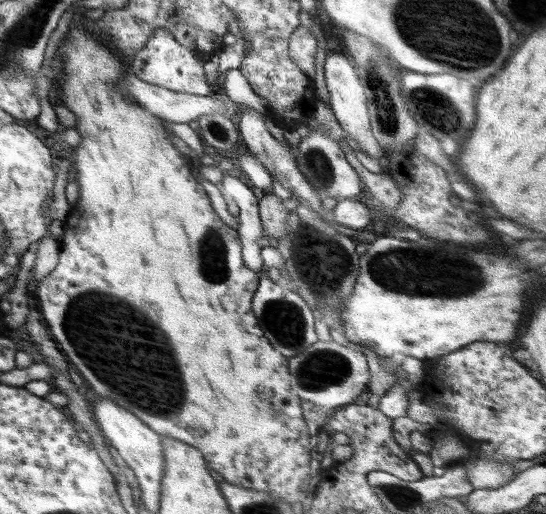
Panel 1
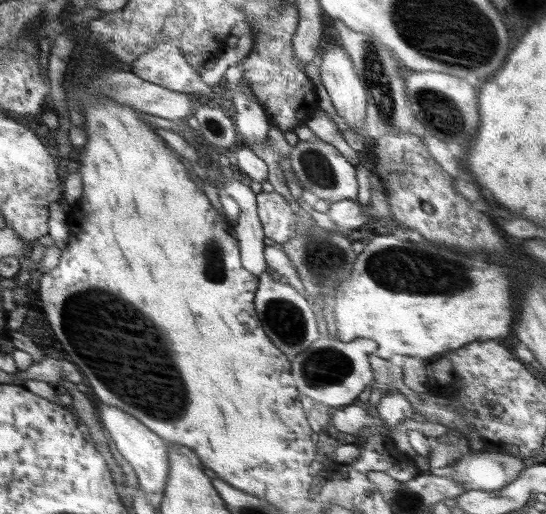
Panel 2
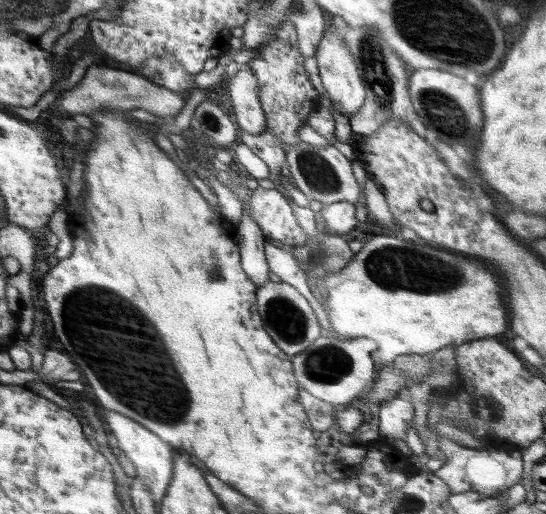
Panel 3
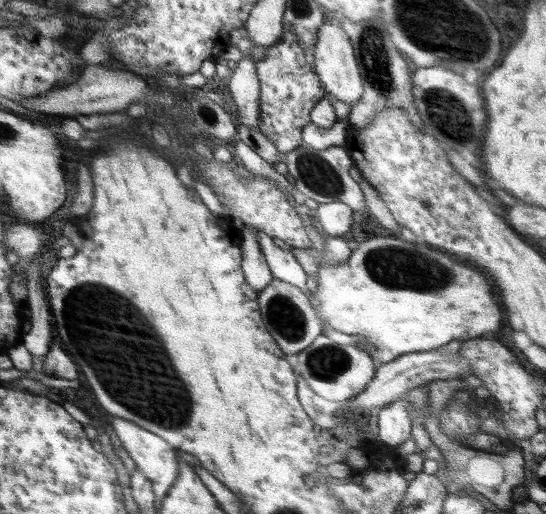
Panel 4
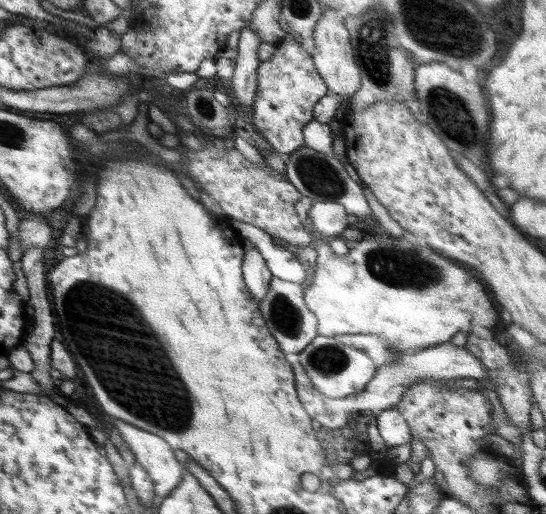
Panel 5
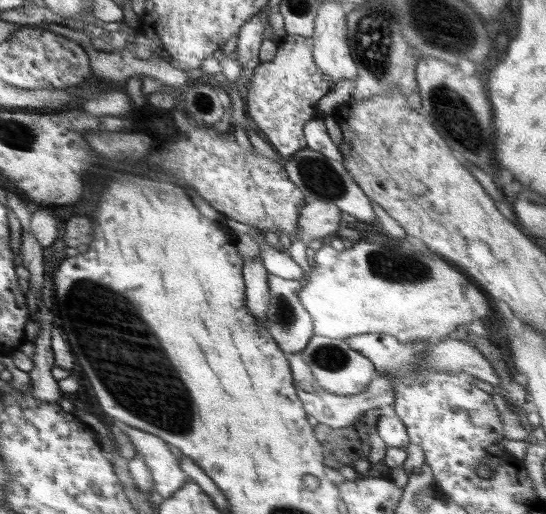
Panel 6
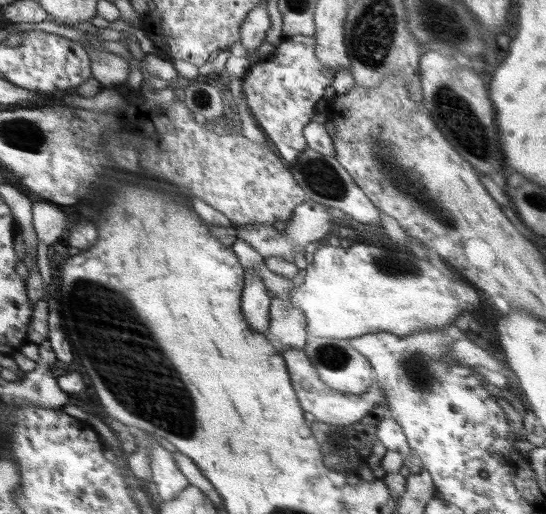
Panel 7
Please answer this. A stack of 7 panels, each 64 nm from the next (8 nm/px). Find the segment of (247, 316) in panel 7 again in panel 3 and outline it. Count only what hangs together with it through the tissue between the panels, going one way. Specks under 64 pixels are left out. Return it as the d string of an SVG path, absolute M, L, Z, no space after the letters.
M243 212L241 222L234 232L239 236L238 248L241 256L241 268L257 288L264 286L273 279L273 275L265 257L266 237L260 230L260 226L250 218L248 212Z

